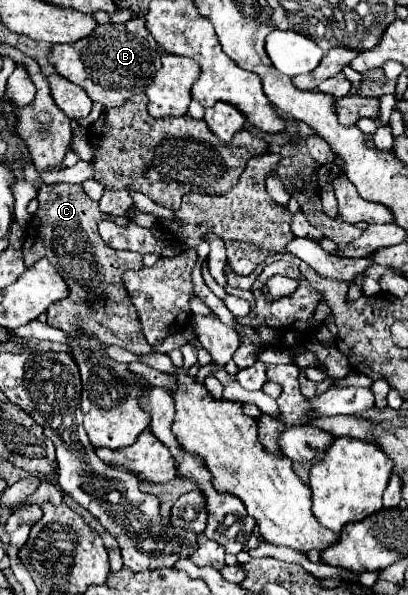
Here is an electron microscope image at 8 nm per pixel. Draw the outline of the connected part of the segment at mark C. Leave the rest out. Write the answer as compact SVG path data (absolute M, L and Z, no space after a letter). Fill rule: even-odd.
M44 184L38 192L40 208L30 218L26 228L26 240L22 246L26 268L34 266L40 258L48 258L68 284L68 298L58 300L48 308L48 324L66 332L74 332L78 326L86 334L94 334L104 344L118 342L118 346L132 354L150 354L152 346L146 342L136 308L124 292L122 274L130 268L142 266L142 256L132 252L118 252L108 248L96 226L100 220L109 220L98 208L98 202L90 200L80 184ZM94 298L104 298L102 308L92 308Z

